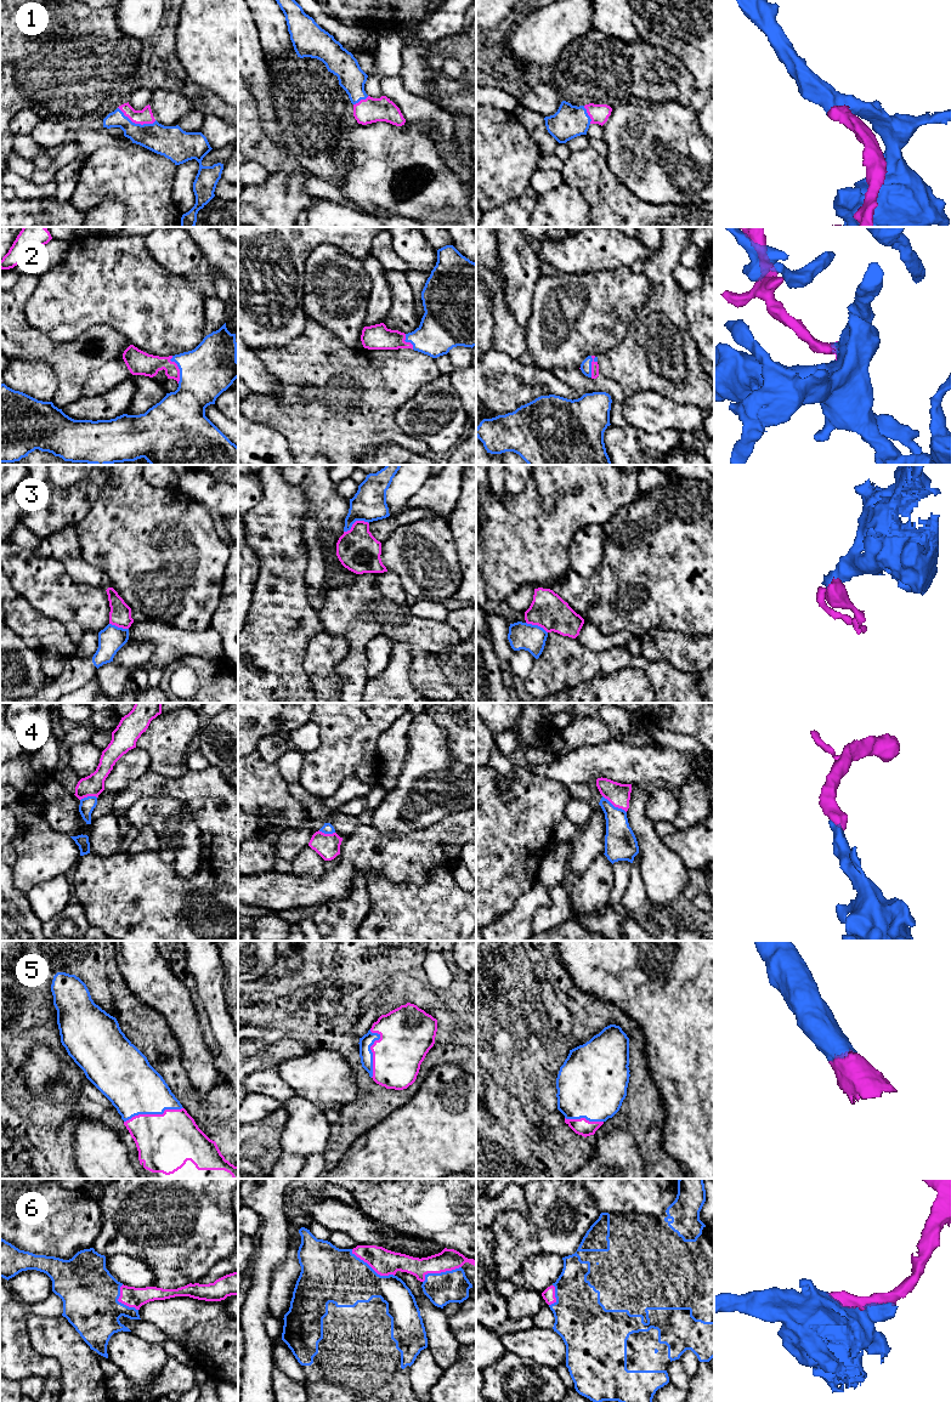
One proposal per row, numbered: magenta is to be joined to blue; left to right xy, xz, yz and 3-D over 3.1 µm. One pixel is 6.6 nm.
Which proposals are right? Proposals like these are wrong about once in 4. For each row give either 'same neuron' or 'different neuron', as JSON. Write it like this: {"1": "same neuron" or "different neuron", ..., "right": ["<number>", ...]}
{"1": "same neuron", "2": "same neuron", "3": "different neuron", "4": "same neuron", "5": "same neuron", "6": "same neuron", "right": ["1", "2", "4", "5", "6"]}

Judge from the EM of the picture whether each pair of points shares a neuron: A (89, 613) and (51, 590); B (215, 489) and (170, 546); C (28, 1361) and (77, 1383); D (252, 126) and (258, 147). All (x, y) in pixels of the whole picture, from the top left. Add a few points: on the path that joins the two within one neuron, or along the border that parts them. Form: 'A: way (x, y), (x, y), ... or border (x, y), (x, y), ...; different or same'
A: way (79, 603), (61, 597); same
B: border (180, 488), (209, 512); different
C: border (40, 1355), (52, 1357), (58, 1363), (61, 1377); different
D: way (252, 131), (253, 142); same

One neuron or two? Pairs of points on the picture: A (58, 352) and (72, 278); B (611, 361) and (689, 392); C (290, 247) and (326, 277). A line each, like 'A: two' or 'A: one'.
A: two
B: one
C: two

